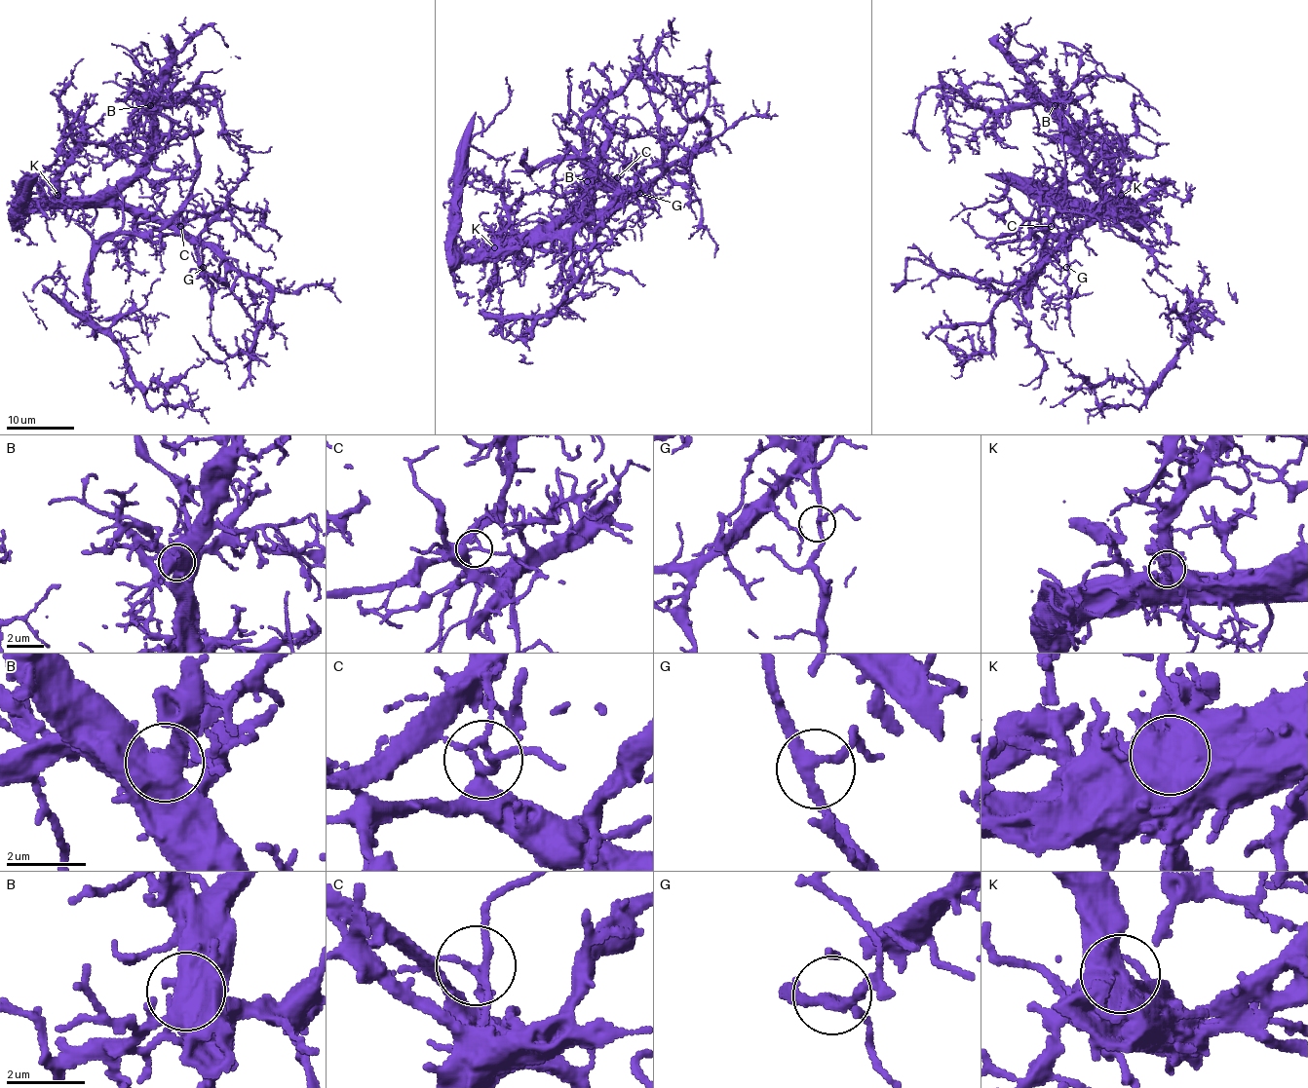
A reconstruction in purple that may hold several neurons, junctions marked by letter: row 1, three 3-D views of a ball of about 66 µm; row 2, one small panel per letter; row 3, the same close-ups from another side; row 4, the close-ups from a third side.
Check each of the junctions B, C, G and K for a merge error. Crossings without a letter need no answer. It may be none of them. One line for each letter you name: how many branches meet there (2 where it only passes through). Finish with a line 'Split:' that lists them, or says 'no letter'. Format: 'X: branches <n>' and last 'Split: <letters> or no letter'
Split: no letter

